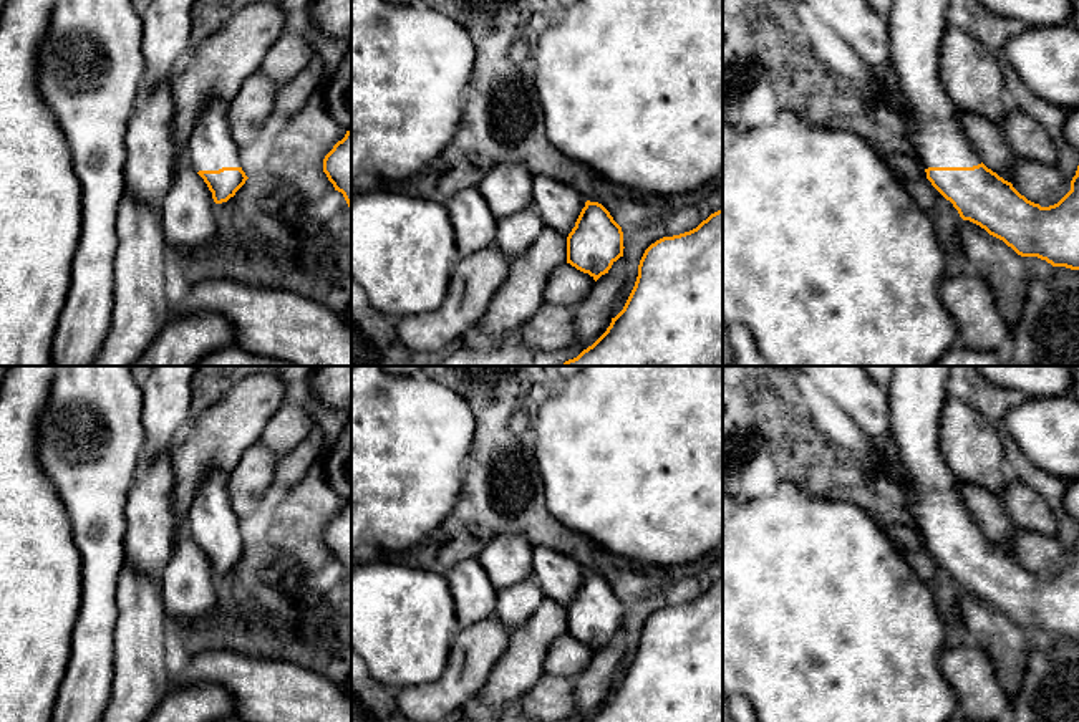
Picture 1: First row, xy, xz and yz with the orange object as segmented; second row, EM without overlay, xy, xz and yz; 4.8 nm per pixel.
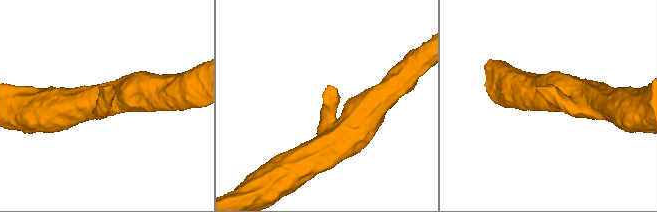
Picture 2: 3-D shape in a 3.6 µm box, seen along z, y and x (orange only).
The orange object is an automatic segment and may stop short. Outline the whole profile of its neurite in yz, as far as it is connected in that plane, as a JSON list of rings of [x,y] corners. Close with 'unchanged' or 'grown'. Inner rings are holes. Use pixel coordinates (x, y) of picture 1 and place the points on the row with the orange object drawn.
[[[893,0],[887,15],[890,66],[898,78],[900,114],[897,128],[917,151],[931,185],[953,204],[963,220],[1003,240],[1021,257],[1038,257],[1052,267],[1079,270],[1079,166],[1071,190],[1054,205],[1041,207],[1021,195],[1011,182],[988,169],[966,141],[956,109],[946,96],[938,55],[948,26],[946,12],[955,0]]]; grown

